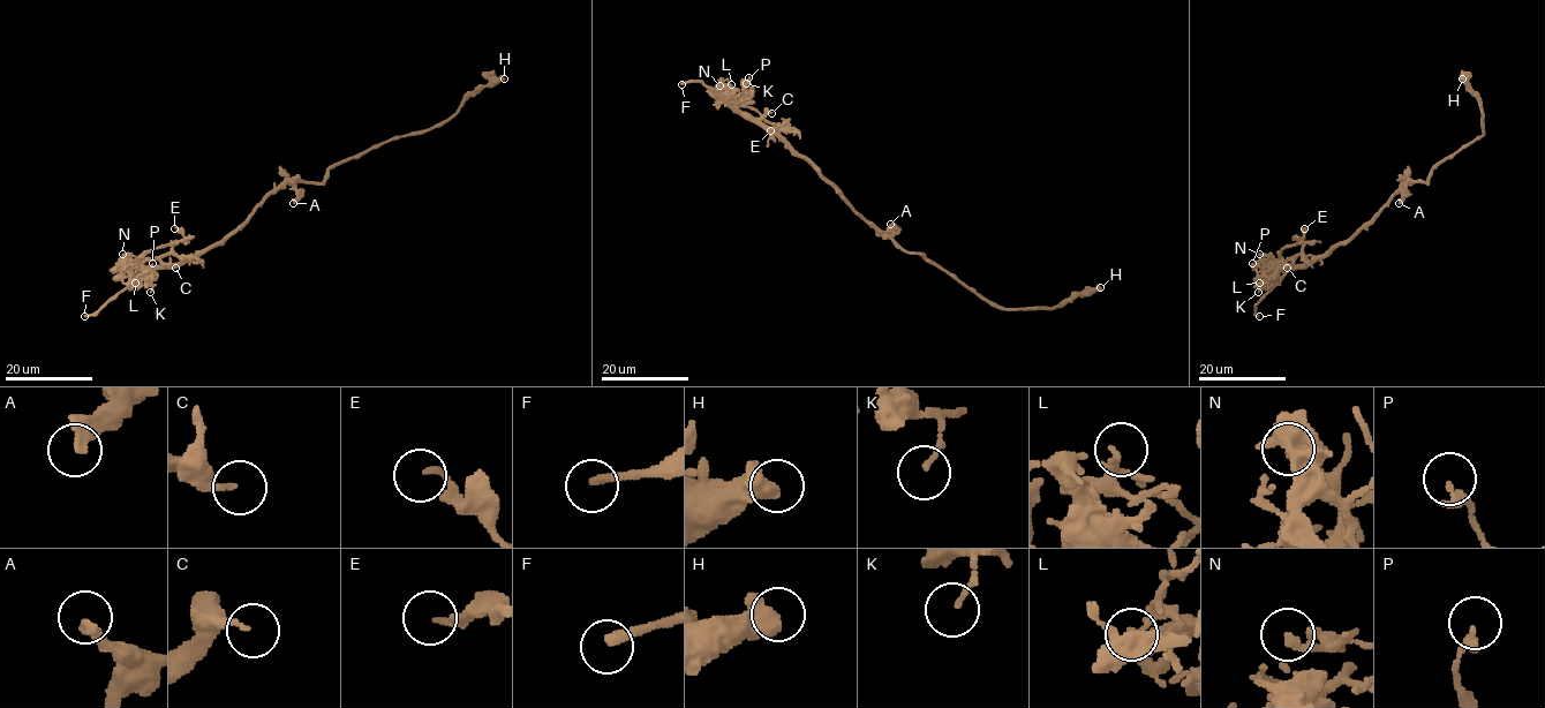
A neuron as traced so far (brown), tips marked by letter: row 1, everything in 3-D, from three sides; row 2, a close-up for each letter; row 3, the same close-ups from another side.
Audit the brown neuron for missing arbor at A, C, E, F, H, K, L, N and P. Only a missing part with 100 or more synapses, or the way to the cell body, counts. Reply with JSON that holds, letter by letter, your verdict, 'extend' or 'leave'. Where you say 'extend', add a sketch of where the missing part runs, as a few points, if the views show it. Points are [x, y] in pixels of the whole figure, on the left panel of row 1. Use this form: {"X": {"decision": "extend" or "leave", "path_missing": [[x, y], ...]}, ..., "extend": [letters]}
{"A": {"decision": "leave"}, "C": {"decision": "leave"}, "E": {"decision": "leave"}, "F": {"decision": "extend"}, "H": {"decision": "leave"}, "K": {"decision": "leave"}, "L": {"decision": "leave"}, "N": {"decision": "leave"}, "P": {"decision": "leave"}, "extend": ["F"]}

